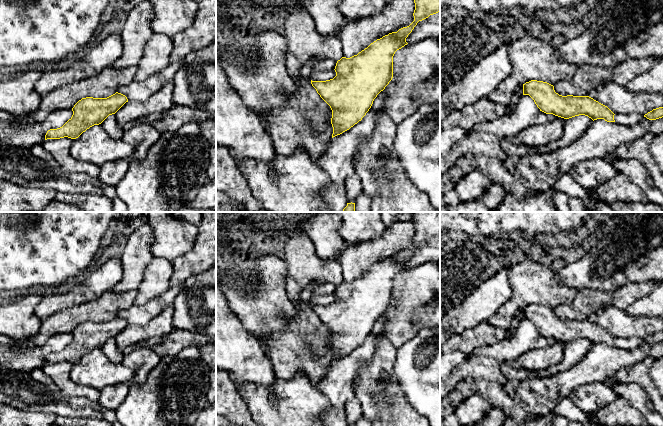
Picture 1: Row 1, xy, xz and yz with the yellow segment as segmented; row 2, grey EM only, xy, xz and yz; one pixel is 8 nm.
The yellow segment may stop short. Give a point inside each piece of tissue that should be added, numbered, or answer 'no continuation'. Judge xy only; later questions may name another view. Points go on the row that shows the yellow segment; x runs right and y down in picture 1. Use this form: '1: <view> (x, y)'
no continuation

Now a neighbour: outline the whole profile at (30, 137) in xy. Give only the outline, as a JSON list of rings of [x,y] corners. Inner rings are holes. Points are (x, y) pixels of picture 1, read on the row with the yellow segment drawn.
[[[65,109],[51,112],[43,121],[35,121],[29,115],[16,117],[11,121],[0,120],[0,142],[29,149],[36,145],[42,145],[47,131],[62,127],[71,119],[72,115],[72,109]]]

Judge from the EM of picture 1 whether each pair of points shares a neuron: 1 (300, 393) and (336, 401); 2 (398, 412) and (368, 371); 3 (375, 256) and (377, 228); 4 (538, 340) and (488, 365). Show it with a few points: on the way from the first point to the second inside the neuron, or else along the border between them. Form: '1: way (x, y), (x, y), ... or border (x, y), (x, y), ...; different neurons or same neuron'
1: border (318, 389), (331, 404), (324, 414); different neurons
2: way (393, 402), (374, 381); same neuron
3: border (387, 227), (379, 237), (353, 244); different neurons
4: border (473, 355), (489, 356), (500, 363); different neurons

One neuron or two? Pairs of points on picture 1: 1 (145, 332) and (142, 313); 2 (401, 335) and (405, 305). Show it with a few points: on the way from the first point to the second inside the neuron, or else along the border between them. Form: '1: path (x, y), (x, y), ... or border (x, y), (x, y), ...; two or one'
1: border (163, 311), (143, 325), (128, 325); two
2: path (401, 328), (401, 312); one

